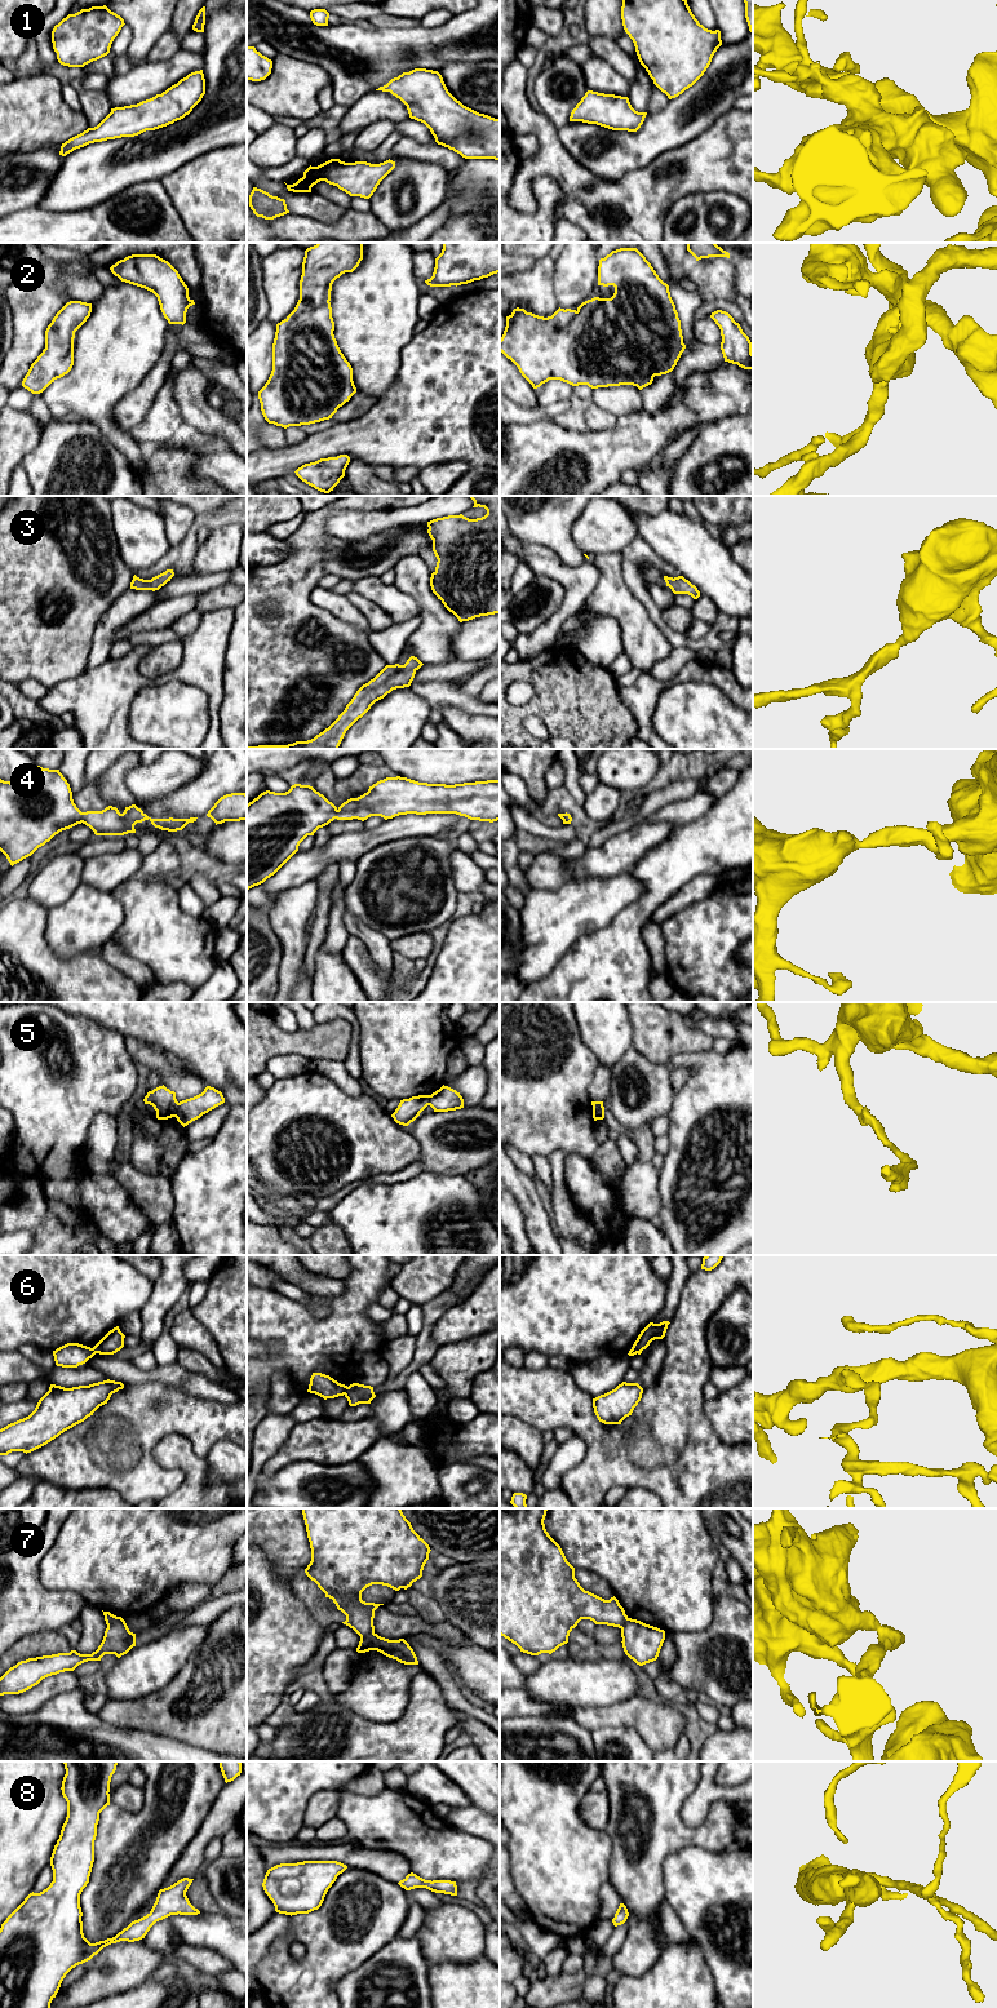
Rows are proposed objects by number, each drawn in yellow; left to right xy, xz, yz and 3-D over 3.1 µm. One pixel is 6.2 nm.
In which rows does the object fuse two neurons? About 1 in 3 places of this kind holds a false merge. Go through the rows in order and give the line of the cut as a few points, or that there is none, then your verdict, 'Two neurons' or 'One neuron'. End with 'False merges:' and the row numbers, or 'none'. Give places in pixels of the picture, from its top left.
1: No split. One neuron
2: No split. One neuron
3: No split. One neuron
4: No split. One neuron
5: Split along xy (178, 1103), (173, 1116). Two neurons
6: Split along xz (348, 1387), (344, 1393). Two neurons
7: Split along xy (122, 1618), (114, 1619), (107, 1626). Two neurons
8: No split. One neuron
False merges: 5, 6, 7

